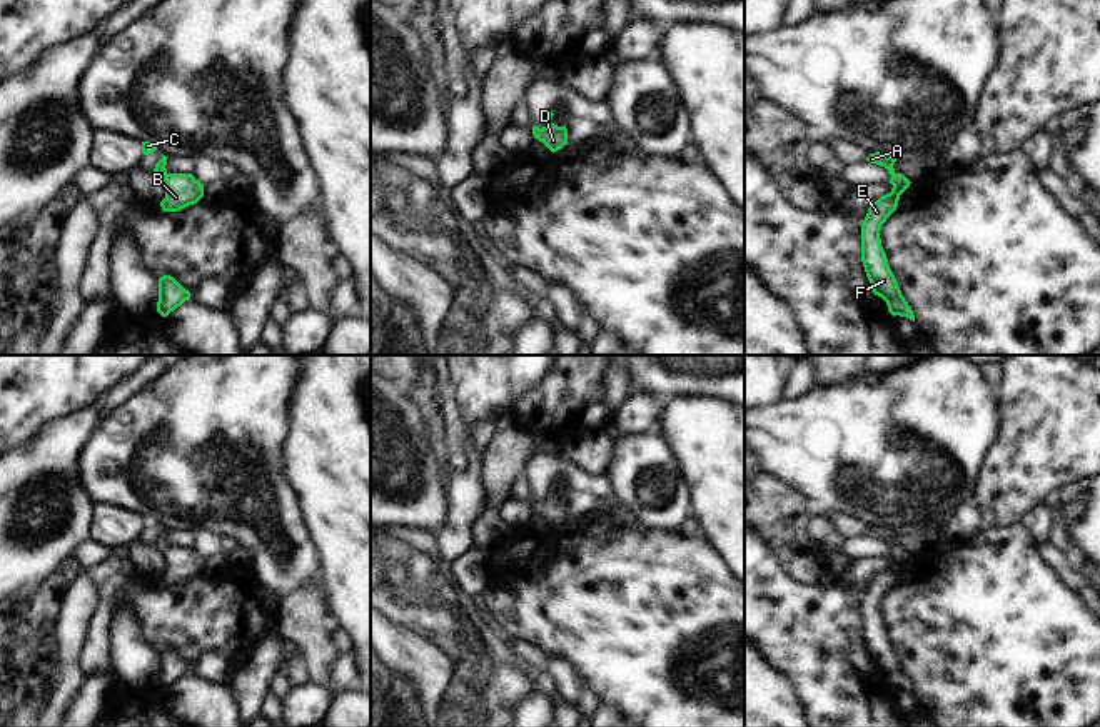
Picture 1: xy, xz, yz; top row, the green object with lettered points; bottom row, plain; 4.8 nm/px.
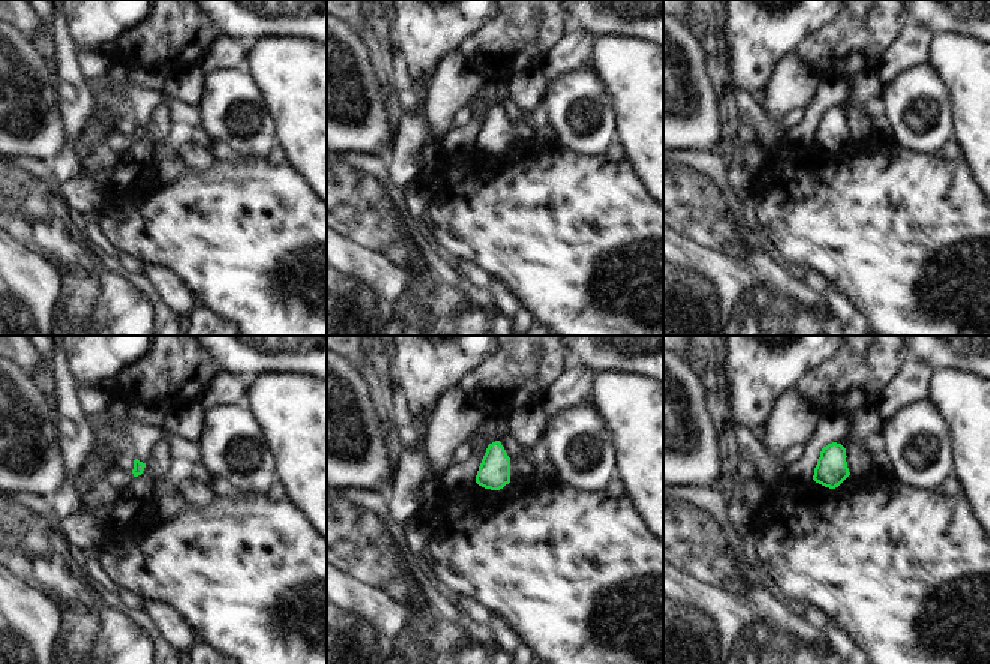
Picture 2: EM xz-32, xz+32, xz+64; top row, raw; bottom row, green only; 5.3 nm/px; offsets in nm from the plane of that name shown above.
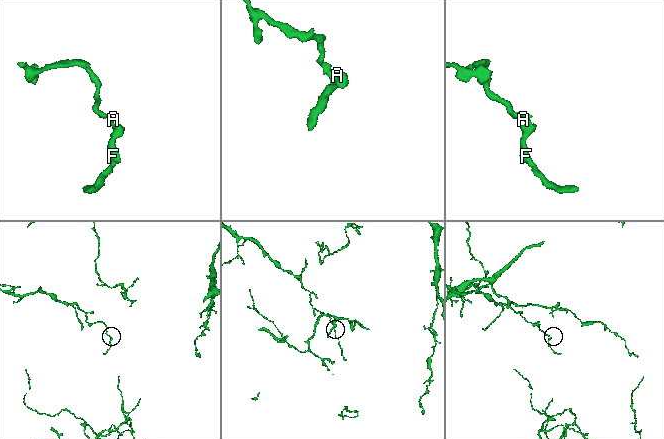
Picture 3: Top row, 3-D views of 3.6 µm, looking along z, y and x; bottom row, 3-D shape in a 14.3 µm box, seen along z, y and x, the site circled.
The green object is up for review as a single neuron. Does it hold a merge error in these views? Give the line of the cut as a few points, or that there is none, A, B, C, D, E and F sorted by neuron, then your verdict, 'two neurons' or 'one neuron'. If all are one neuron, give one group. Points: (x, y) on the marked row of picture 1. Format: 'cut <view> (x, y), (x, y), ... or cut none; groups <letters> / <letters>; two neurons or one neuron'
cut none; groups A B C D E F; one neuron

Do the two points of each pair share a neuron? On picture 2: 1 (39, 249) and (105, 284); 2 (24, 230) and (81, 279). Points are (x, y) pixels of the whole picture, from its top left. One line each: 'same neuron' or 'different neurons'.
1: same neuron
2: same neuron

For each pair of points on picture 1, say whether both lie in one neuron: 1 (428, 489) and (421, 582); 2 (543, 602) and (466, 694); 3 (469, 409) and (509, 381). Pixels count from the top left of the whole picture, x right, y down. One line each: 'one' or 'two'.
1: two
2: two
3: one

